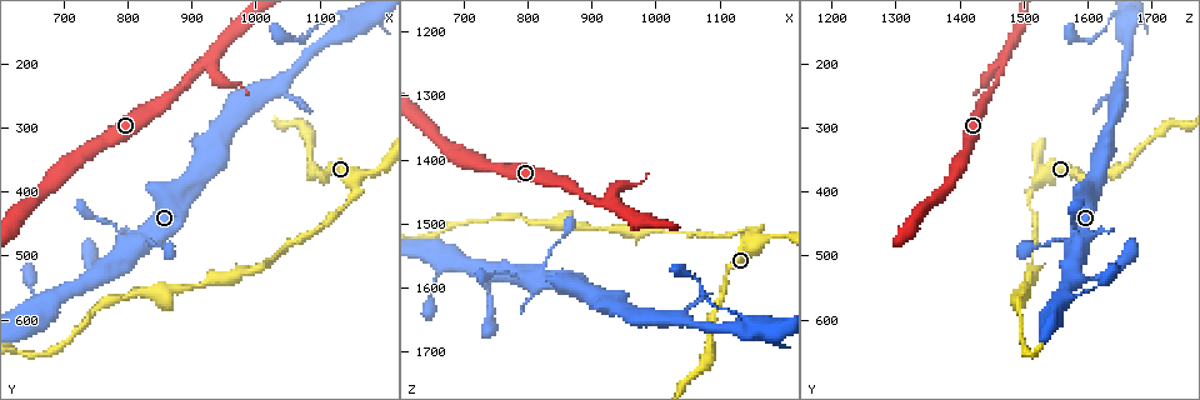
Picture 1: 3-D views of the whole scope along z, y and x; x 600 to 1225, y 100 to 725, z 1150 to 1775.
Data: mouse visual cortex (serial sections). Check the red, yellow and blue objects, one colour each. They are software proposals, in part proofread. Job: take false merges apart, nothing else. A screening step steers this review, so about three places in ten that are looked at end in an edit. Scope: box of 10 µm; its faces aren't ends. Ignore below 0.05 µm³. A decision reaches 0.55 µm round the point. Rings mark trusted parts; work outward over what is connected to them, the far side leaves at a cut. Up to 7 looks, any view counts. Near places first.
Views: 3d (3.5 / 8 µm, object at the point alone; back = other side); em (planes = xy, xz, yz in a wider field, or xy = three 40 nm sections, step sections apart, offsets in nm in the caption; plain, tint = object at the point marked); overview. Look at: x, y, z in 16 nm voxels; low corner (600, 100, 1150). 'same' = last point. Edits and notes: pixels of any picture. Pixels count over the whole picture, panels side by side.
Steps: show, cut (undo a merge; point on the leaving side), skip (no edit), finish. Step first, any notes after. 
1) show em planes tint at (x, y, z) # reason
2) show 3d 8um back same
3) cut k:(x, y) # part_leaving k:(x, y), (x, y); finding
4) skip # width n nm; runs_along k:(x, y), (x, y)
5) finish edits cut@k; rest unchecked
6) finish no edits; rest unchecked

show 3d 3.5um at (795, 480, 1580) # three-way junction

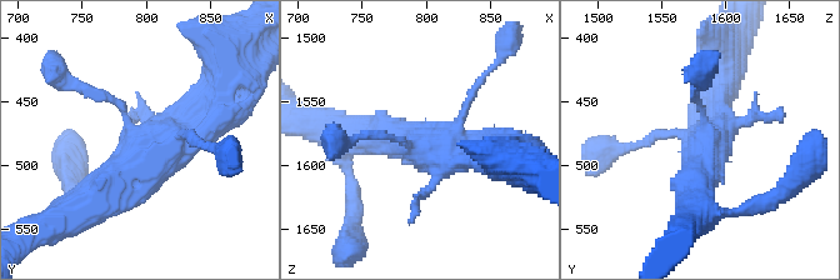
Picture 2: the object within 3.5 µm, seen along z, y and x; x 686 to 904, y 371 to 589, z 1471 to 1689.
show em planes tint at (792, 478, 1584) # shape alone is not enough

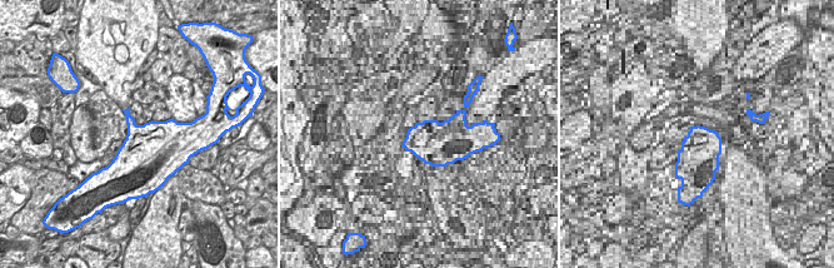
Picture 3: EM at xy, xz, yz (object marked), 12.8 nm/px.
skip # all the same cell

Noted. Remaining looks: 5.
show 3d 3.5um back at (1190, 370, 1520) # three arms meet

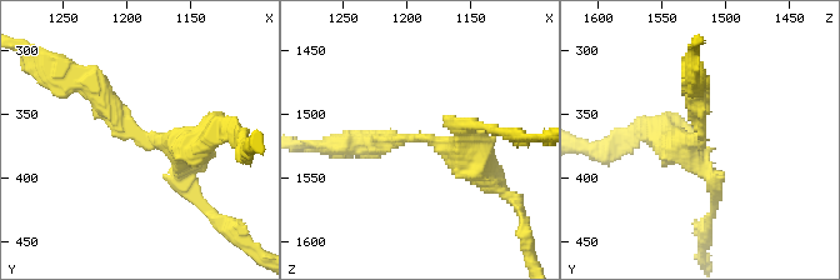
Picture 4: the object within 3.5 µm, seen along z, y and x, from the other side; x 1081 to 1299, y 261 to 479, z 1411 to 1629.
show em xy step 1 tint at (1188, 372, 1520) # arms 3; arm_widths 250, 250, 350 nm

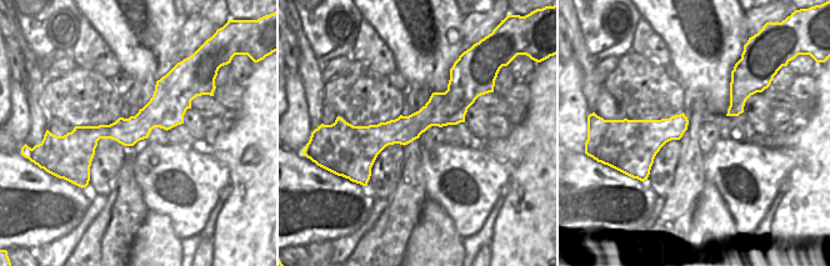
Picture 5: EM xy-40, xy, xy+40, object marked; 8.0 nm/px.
cut 4:(211, 215) # part_leaving 4:(179, 176), (209, 214), (259, 253); two cells meet here

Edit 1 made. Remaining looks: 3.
finish edits cut@4; rest unchecked

